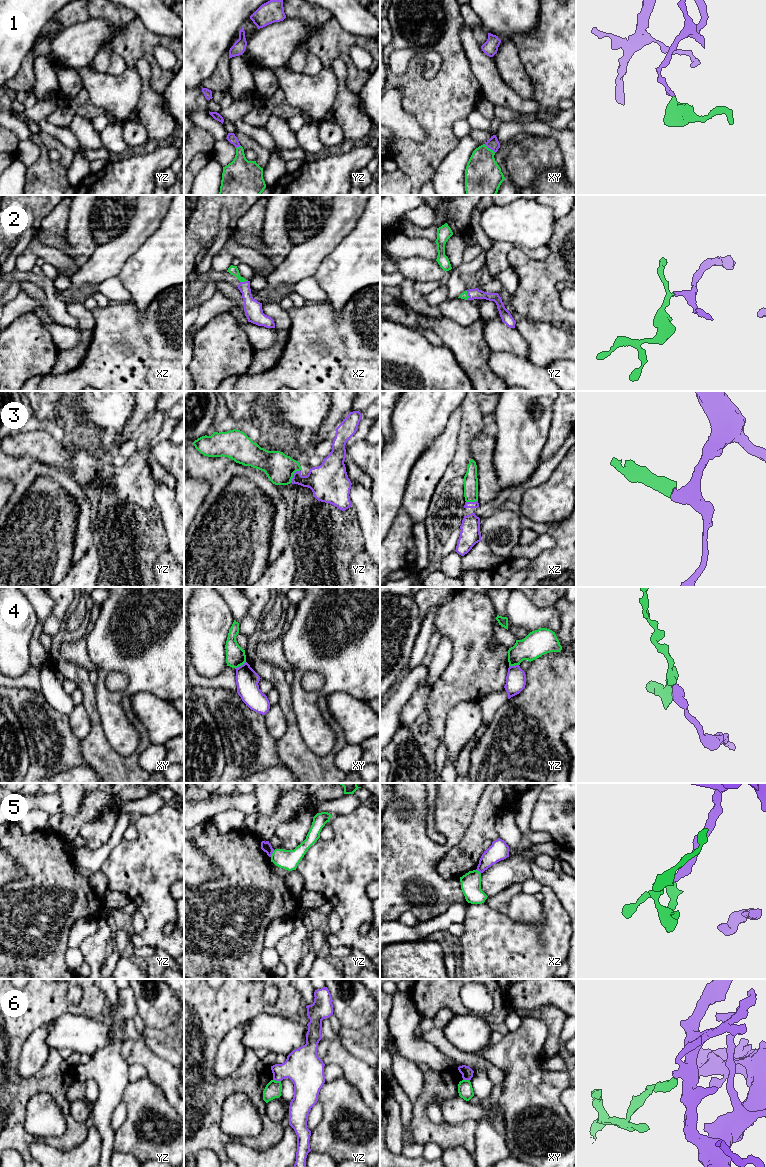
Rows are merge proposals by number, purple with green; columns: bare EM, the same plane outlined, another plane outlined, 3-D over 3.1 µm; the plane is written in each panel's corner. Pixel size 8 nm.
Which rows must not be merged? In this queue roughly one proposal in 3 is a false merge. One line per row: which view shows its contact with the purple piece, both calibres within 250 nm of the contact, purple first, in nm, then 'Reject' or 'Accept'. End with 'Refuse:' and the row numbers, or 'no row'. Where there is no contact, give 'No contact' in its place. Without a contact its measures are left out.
1: Touches purple in xy. Thickness 90 nm (purple) against 300 nm. Accept
2: Touches purple in yz. Thickness 80 nm (purple) against 60 nm. Accept
3: Touches purple in yz. Thickness 240 nm (purple) against 240 nm. Accept
4: Touches purple in xy. Thickness 180 nm (purple) against 160 nm. Reject
5: Touches purple in yz. Thickness 80 nm (purple) against 160 nm. Reject
6: Touches purple in yz. Thickness 300 nm (purple) against 140 nm. Reject
Refuse: 4, 5, 6

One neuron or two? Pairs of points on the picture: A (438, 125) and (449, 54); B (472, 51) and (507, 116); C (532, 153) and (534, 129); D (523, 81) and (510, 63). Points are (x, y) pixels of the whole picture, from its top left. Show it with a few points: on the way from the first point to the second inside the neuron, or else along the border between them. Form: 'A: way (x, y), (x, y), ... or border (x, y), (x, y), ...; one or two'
A: way (438, 107), (449, 94), (449, 72); one
B: border (495, 105), (507, 107), (524, 116); two
C: border (531, 135), (552, 136), (556, 142); two
D: way (519, 77), (510, 67); one

